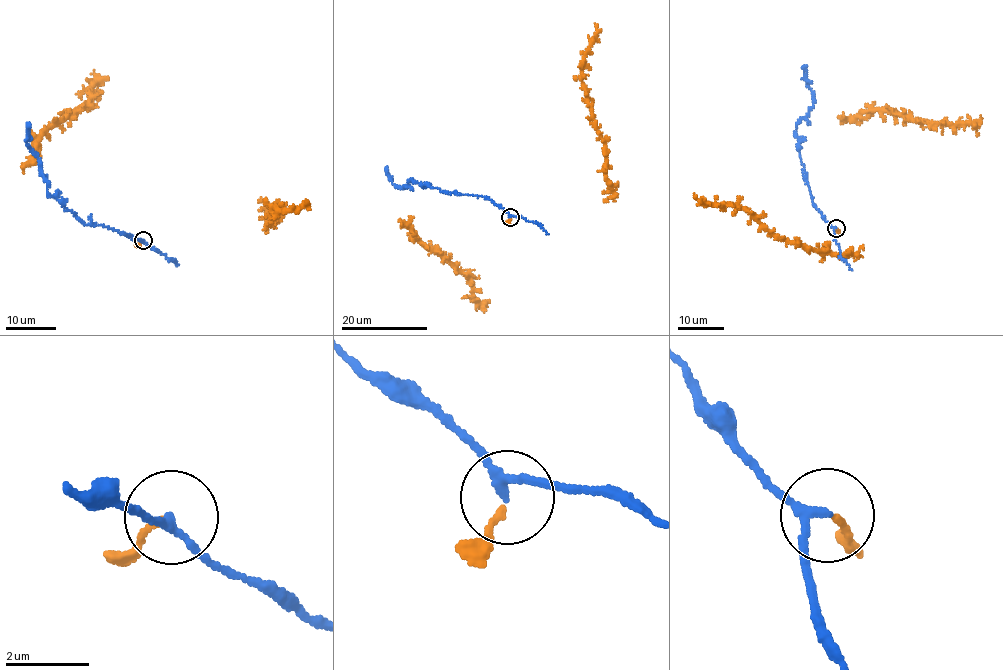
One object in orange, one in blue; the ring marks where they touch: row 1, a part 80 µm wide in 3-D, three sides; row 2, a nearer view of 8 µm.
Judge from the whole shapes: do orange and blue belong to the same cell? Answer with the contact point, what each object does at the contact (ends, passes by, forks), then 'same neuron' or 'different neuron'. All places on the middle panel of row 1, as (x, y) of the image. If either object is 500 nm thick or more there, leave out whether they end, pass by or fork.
(510, 217) | orange ends | blue passes by | same neuron

